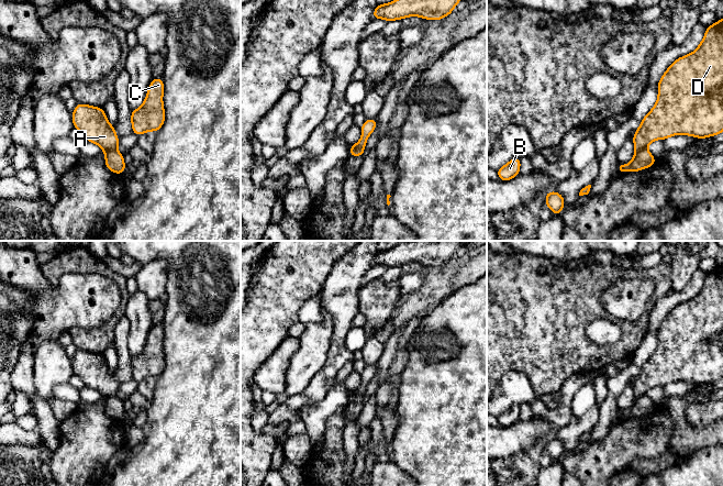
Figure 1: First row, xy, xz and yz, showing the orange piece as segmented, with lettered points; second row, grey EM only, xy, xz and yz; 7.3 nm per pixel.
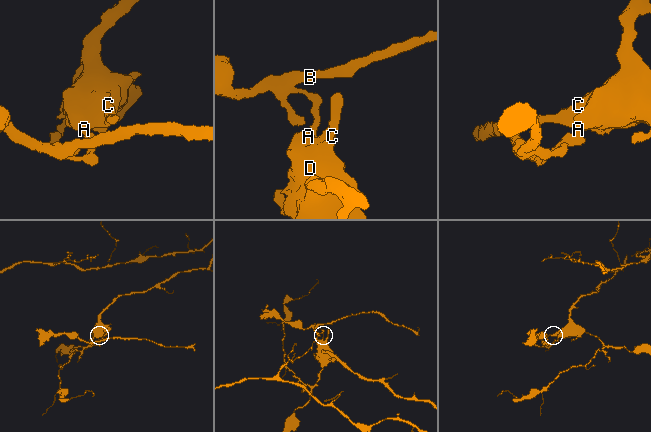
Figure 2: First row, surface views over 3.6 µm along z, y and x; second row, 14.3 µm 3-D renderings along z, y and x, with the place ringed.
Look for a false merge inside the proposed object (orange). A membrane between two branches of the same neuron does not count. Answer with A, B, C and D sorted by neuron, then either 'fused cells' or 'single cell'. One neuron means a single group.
groups A C D / B; fused cells

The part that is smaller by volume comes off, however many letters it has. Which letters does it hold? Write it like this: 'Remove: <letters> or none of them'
Remove: B

